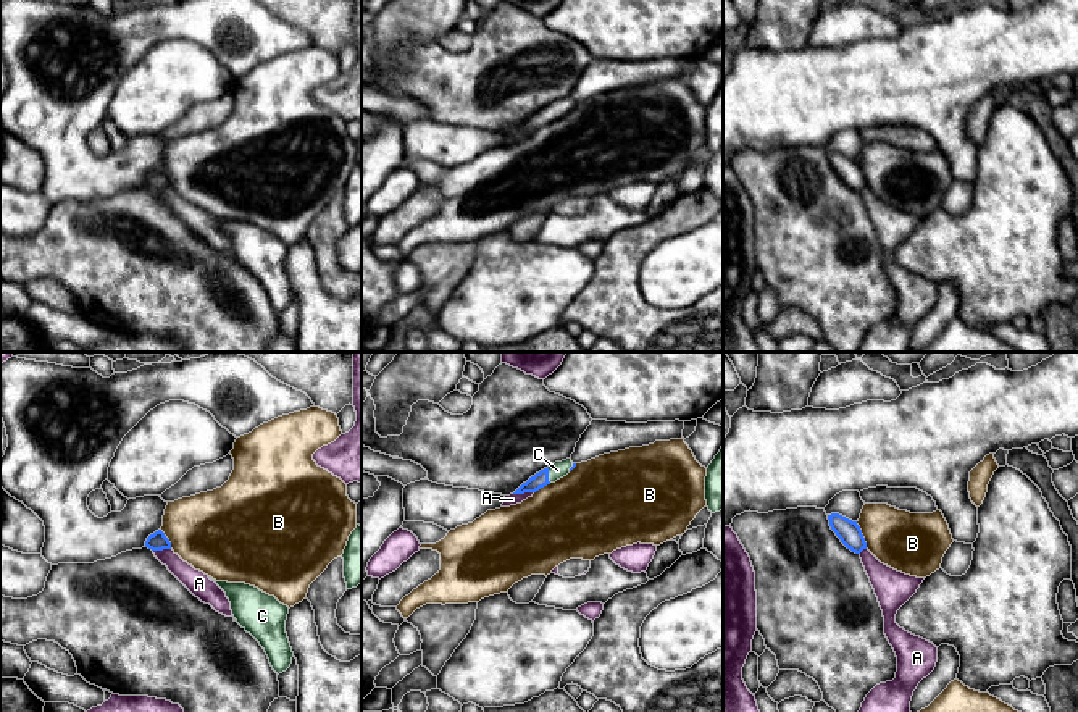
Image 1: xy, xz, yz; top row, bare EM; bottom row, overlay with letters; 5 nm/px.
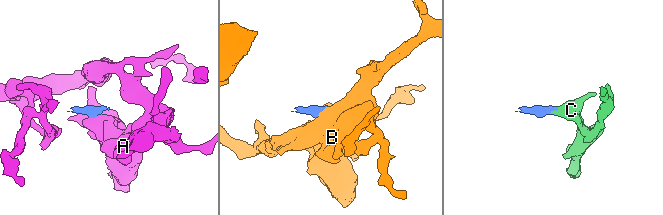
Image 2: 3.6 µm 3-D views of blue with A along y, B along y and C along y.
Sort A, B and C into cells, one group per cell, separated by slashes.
A / B / C

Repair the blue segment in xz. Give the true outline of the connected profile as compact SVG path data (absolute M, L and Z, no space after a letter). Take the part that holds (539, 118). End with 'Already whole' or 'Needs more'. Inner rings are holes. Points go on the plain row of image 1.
M571 97L555 100L547 107L541 108L539 111L536 111L534 115L531 115L513 132L536 131L541 126L566 115L575 105L576 102L573 102Z. Needs more

